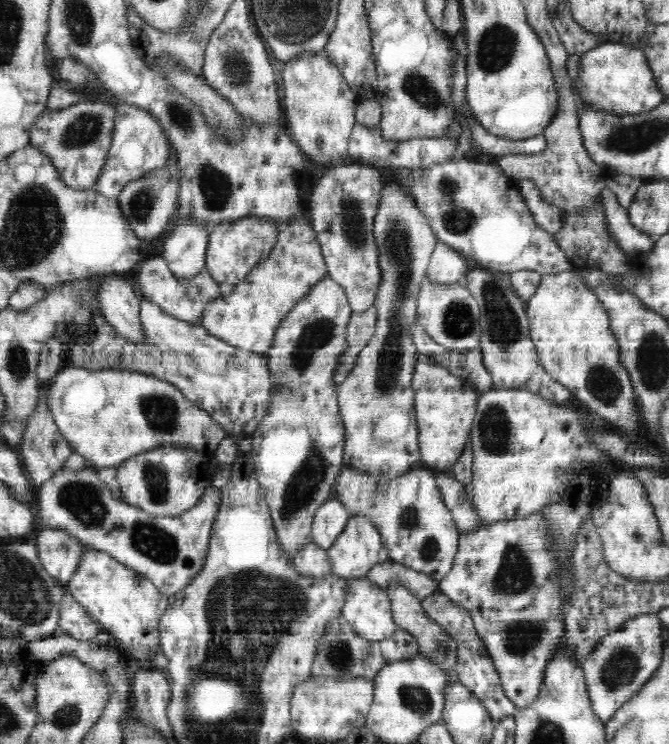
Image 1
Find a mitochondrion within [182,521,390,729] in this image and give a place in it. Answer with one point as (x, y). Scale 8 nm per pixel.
(338, 655)

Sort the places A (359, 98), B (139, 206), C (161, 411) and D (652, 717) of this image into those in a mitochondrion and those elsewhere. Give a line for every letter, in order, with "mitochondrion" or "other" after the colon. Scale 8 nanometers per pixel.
A: other
B: mitochondrion
C: mitochondrion
D: other

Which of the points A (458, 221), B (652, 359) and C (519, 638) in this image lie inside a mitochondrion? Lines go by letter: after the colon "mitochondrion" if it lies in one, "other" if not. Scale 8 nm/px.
A: mitochondrion
B: mitochondrion
C: mitochondrion

